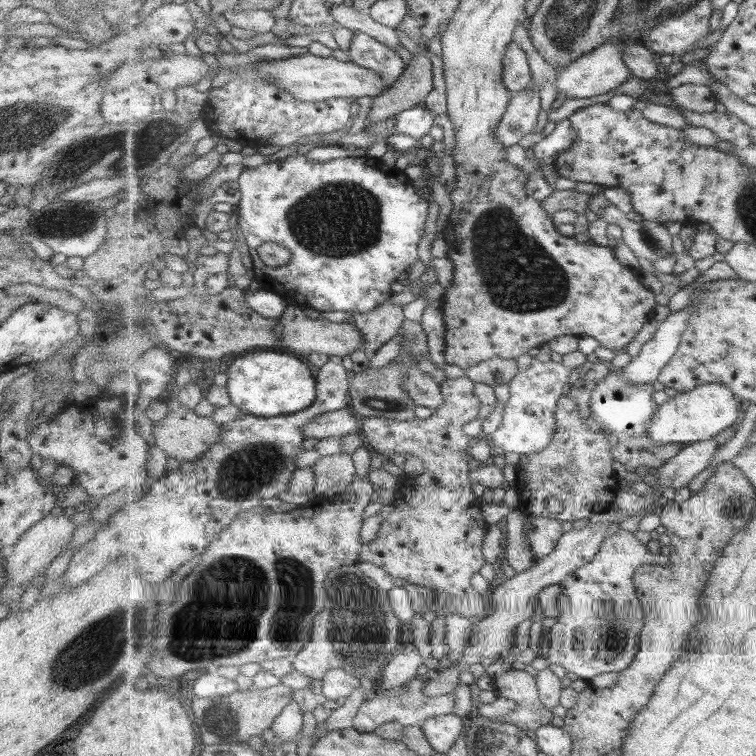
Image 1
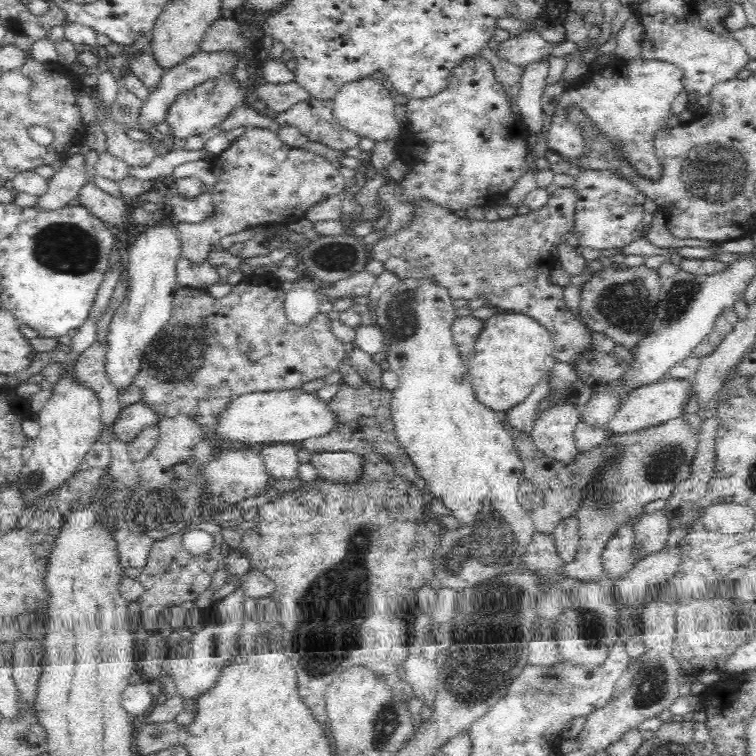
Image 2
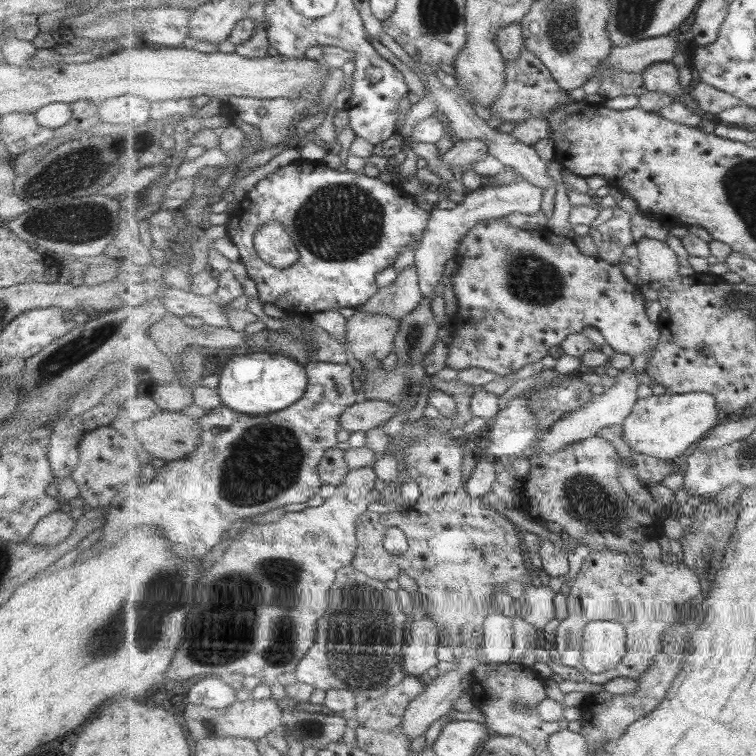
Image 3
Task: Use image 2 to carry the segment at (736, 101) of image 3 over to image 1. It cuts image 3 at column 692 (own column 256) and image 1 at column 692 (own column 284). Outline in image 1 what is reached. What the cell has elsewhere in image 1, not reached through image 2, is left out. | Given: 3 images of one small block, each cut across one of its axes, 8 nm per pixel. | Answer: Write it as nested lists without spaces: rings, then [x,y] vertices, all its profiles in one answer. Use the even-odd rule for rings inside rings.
[[[682,84],[675,88],[671,94],[678,107],[699,114],[714,112],[715,105],[720,103],[707,85]]]

